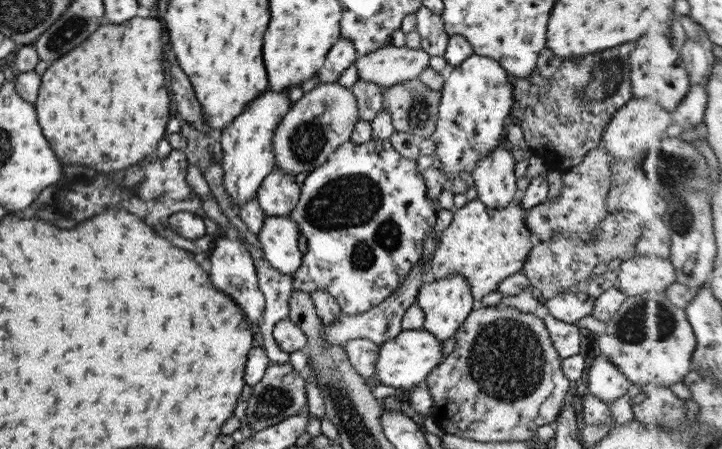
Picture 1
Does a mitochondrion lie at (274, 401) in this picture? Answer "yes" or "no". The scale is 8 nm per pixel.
yes

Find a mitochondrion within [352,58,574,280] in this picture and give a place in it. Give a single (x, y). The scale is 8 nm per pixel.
(417, 113)

